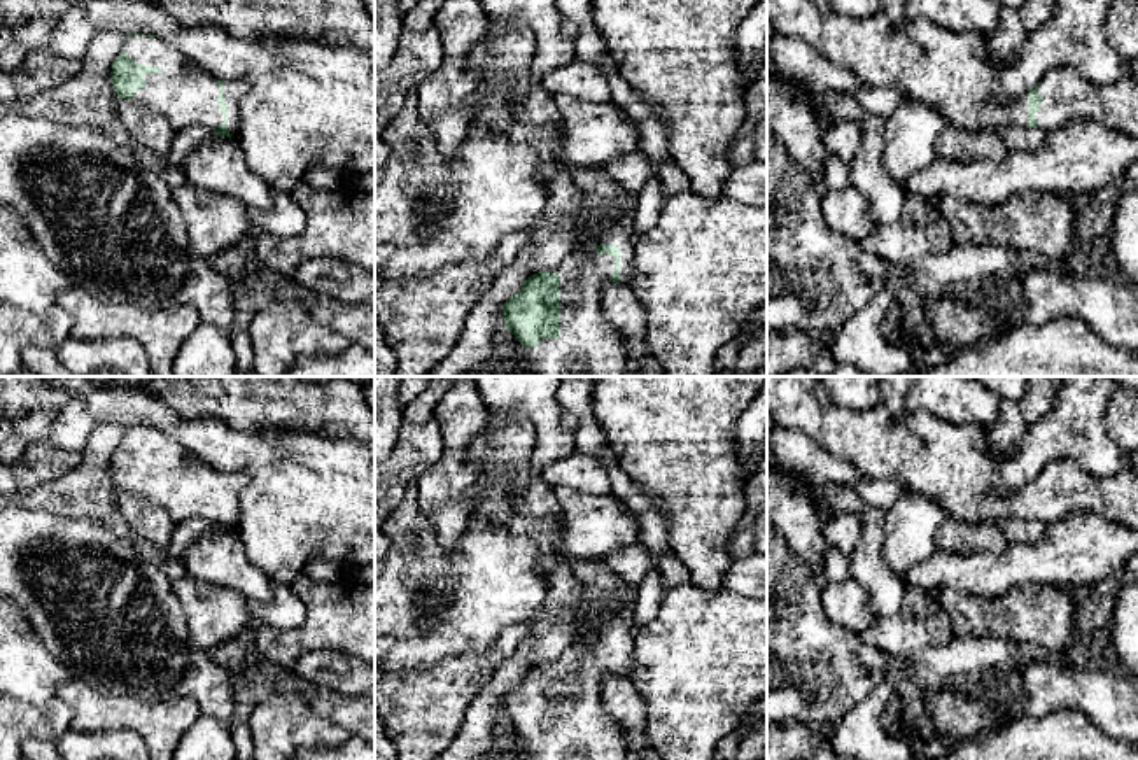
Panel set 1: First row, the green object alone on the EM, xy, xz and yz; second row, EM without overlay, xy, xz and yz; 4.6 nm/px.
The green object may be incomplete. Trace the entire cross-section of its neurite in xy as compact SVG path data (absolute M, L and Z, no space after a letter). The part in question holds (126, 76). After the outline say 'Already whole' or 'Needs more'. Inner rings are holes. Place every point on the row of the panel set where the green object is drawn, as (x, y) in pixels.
M145 33L124 35L110 82L117 98L163 116L177 133L205 126L228 138L238 131L238 103L247 93L245 82L215 79L168 42Z. Needs more

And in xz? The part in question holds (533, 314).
M608 165L565 166L585 200L576 249L555 268L530 275L502 305L504 327L523 347L534 376L630 376L627 340L604 319L602 289L609 280L630 287L634 217L616 214L623 191Z. Needs more

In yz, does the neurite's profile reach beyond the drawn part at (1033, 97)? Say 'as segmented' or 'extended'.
extended

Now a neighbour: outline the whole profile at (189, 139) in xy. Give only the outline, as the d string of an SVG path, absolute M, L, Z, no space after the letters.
M191 126L177 133L168 159L180 165L194 149L219 137L214 130L205 126Z

